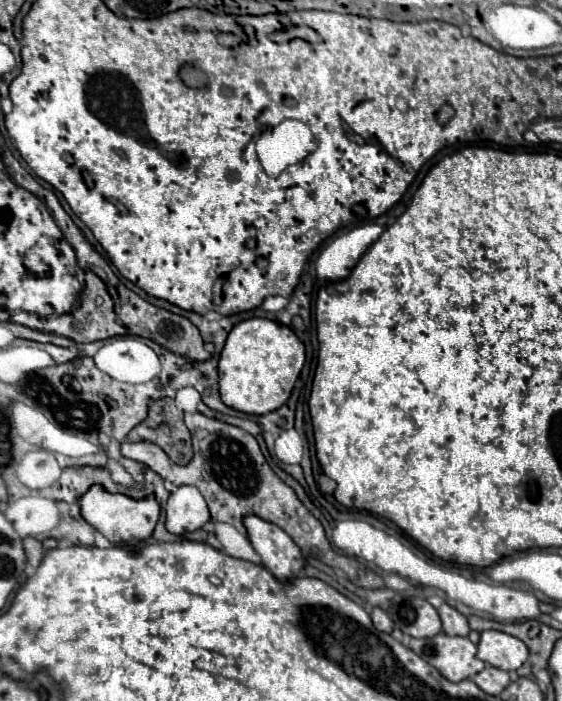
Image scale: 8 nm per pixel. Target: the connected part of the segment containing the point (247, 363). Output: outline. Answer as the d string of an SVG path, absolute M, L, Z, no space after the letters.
M261 317L245 319L231 329L219 357L221 401L241 413L271 413L289 399L303 363L305 347L291 327Z

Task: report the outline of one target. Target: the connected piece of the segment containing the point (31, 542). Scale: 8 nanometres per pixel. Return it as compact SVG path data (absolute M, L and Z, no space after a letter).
M27 537L23 539L23 547L25 547L25 553L27 553L27 559L33 567L41 565L41 557L45 557L45 549L43 549L43 543L39 539L33 539L33 537Z

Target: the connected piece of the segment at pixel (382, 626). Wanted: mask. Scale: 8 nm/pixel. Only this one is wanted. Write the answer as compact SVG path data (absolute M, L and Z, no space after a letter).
M375 607L373 613L371 613L371 619L373 619L373 625L375 625L379 631L391 633L391 629L393 629L393 621L389 619L389 615L387 615L383 609Z

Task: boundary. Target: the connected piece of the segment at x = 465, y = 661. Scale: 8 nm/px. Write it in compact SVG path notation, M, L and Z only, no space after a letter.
M439 633L429 639L411 639L409 647L453 683L471 679L485 669L485 663L477 659L477 647L469 641L469 637Z

